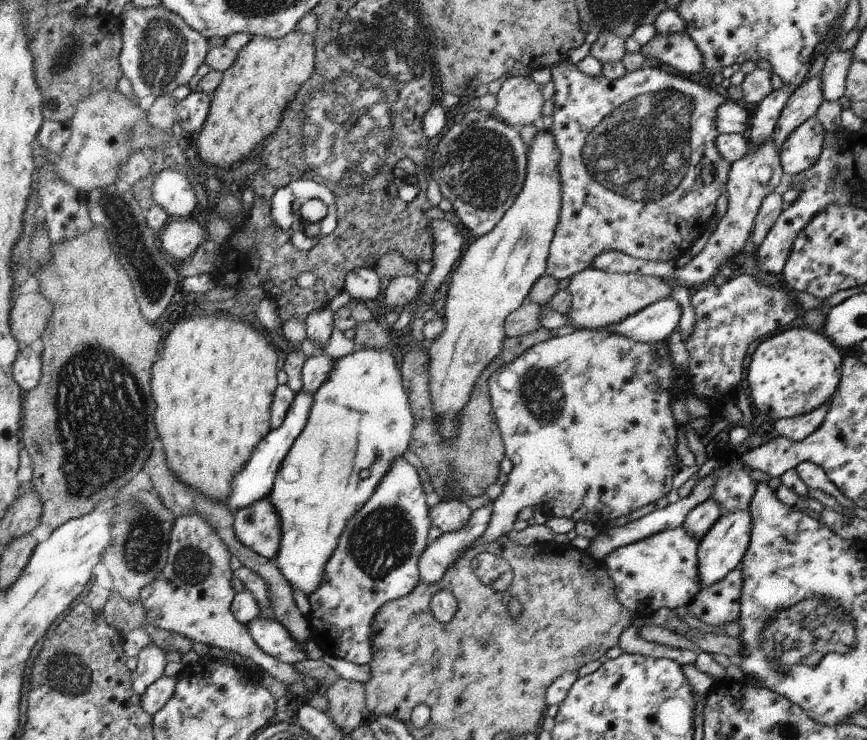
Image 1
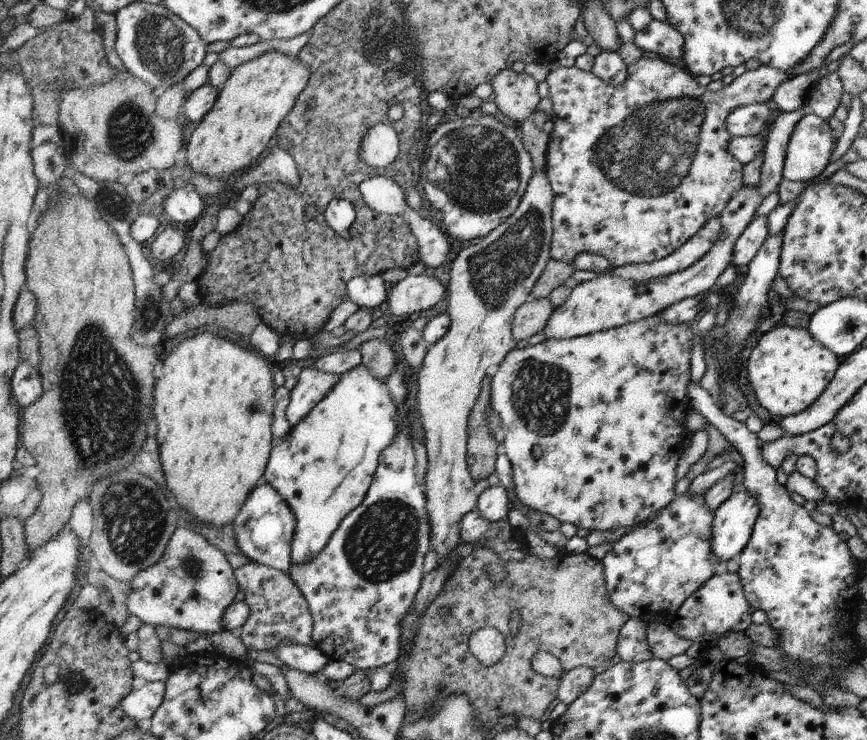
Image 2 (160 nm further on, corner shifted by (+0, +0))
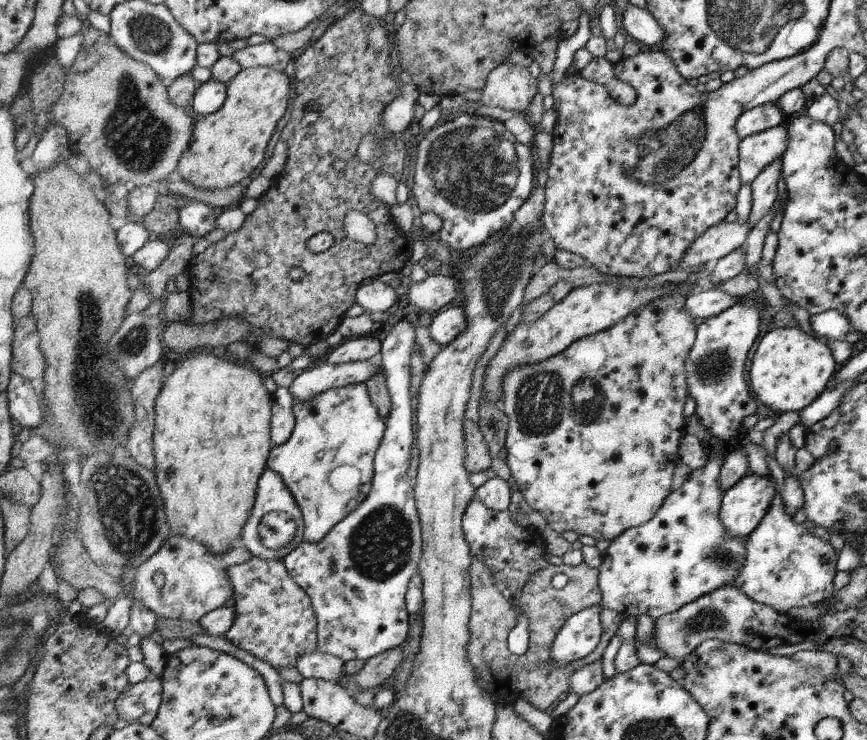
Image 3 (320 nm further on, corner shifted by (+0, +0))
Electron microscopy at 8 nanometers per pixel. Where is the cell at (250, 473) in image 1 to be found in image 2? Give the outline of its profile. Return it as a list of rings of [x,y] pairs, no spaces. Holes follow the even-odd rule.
[[[303,364],[296,383],[290,391],[286,416],[290,426],[296,427],[307,414],[336,386],[342,375],[332,374]]]

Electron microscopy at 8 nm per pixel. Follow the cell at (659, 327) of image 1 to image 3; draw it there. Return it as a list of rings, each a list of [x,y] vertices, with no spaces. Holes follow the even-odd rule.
[[[715,286],[688,297],[686,307],[692,316],[703,321],[710,317],[717,317],[721,312],[733,307],[738,301],[735,296]]]

